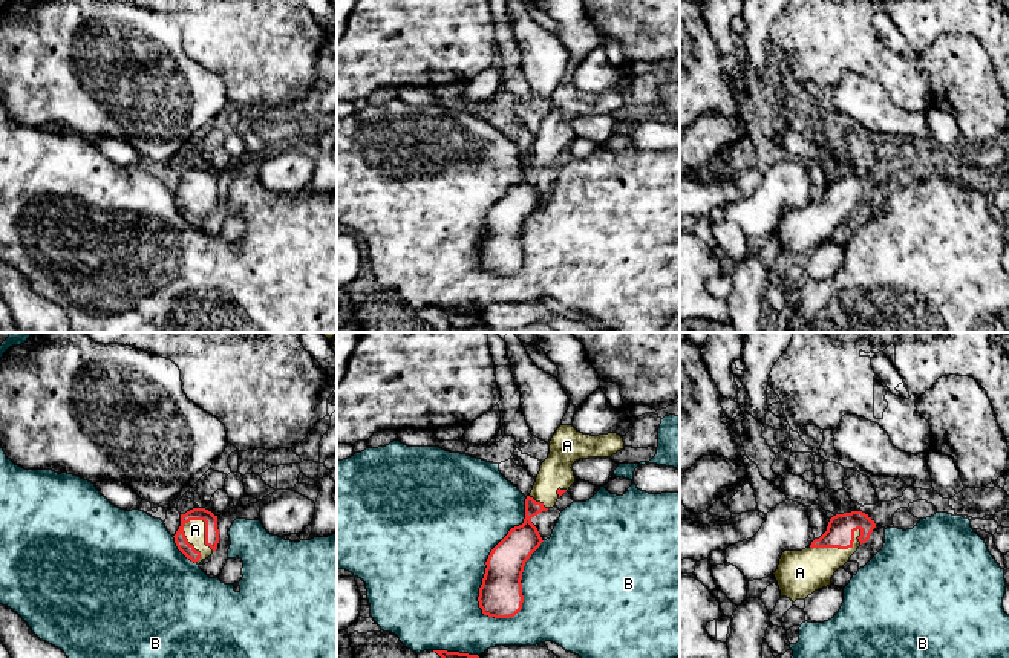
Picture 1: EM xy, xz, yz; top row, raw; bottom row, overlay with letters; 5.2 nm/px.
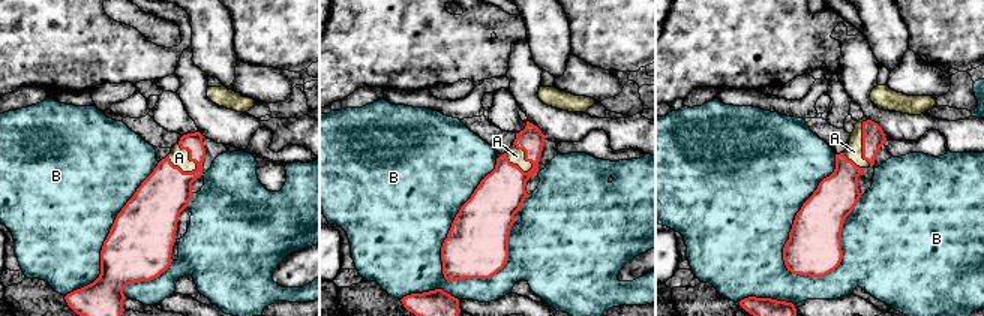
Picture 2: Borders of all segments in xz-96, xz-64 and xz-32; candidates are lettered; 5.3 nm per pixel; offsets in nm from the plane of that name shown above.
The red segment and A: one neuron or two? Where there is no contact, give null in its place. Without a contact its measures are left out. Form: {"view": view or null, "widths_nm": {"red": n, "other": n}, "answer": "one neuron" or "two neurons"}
{"view": "xy", "widths_nm": {"red": 80, "other": 110}, "answer": "one neuron"}

